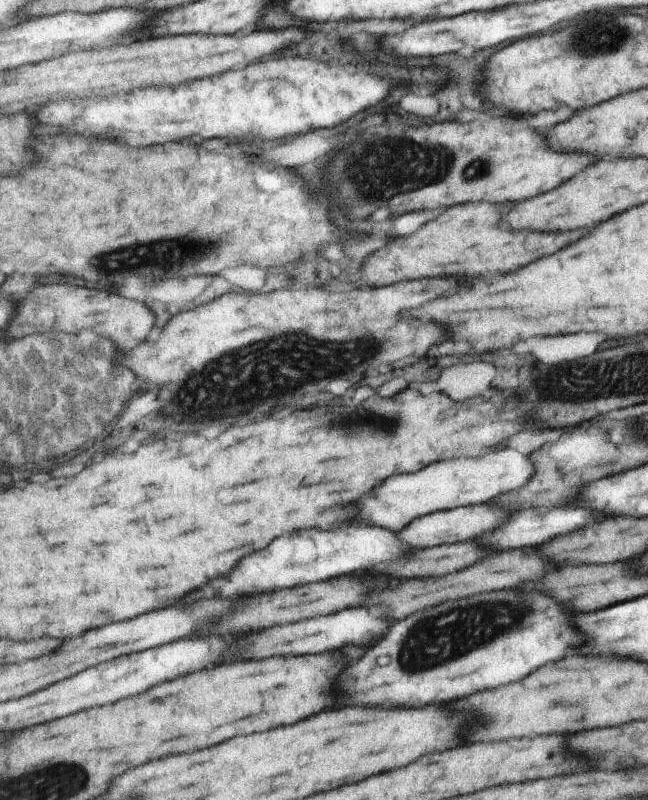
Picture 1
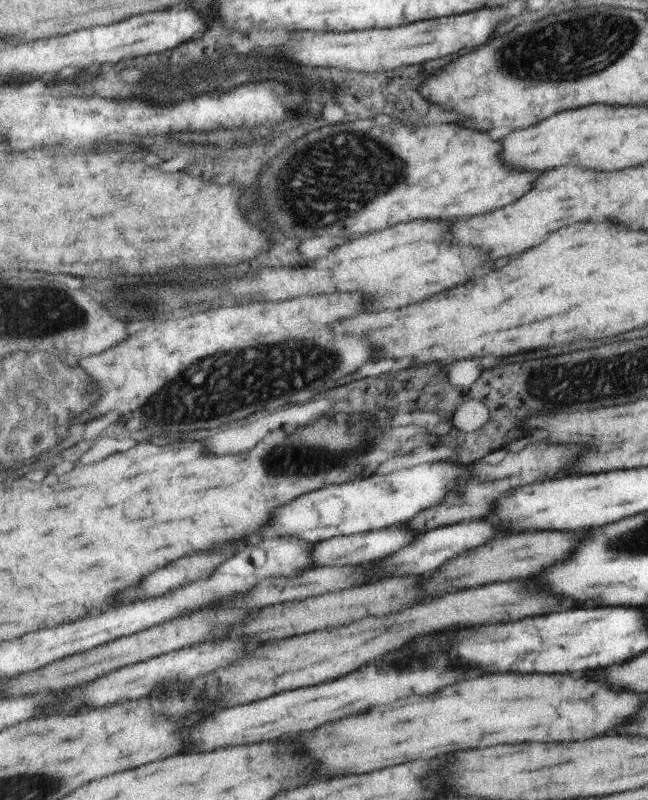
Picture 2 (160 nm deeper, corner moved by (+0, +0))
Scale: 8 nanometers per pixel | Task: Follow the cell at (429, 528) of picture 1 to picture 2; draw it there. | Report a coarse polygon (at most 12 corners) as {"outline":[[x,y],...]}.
{"outline":[[401,528],[315,544],[315,566],[367,564],[415,538]]}

